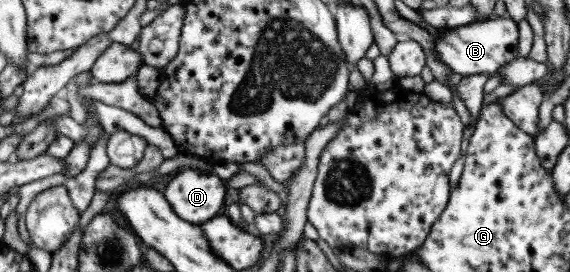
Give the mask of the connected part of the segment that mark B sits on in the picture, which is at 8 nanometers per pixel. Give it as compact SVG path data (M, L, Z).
M490 17L482 23L470 23L458 28L444 29L434 38L437 56L454 72L460 75L485 73L494 76L507 63L519 56L518 23L512 18Z

